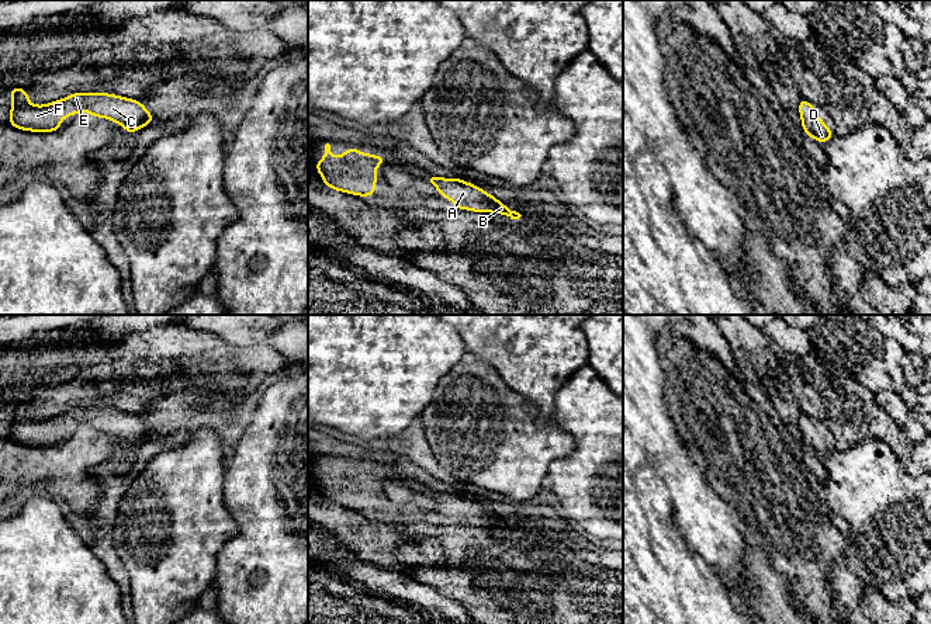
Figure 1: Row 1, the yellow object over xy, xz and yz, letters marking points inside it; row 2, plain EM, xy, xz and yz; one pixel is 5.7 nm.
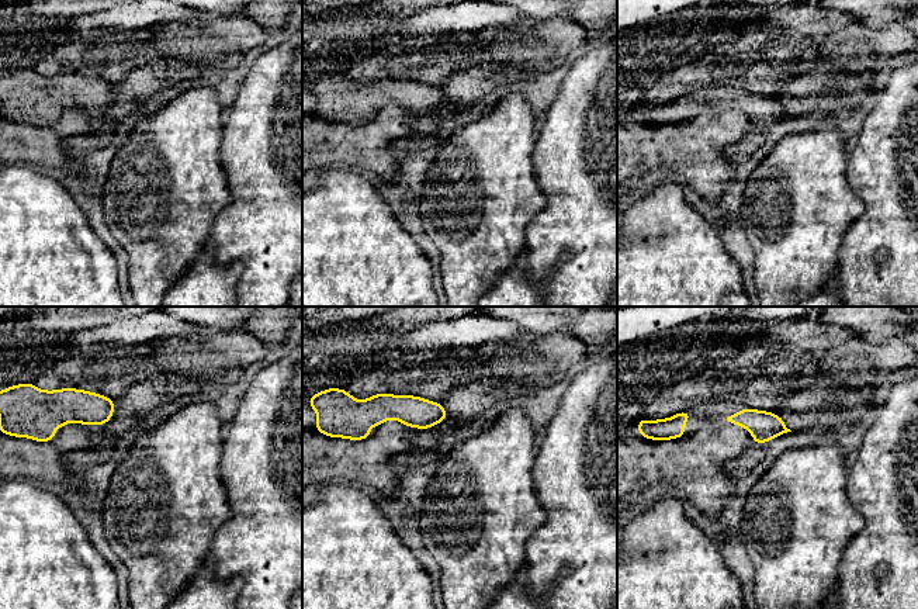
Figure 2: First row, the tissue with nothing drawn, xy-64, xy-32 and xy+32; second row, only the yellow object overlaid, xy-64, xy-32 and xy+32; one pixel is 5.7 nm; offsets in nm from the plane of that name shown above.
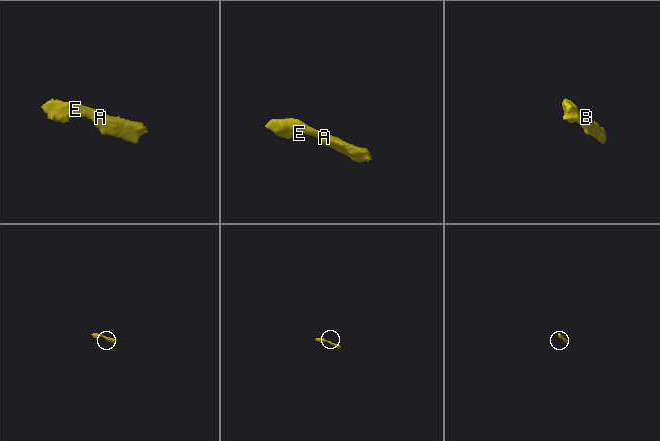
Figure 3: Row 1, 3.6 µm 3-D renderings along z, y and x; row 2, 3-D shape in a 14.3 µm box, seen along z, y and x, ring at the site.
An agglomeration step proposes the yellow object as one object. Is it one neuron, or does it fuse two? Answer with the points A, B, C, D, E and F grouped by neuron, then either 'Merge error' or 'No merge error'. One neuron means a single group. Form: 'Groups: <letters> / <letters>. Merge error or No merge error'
Groups: A B C D E F. No merge error

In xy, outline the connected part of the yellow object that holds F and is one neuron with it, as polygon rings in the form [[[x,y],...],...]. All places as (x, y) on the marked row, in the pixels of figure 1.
[[[20,87],[8,90],[8,94],[14,101],[10,108],[8,124],[21,131],[58,131],[63,118],[76,115],[79,111],[111,119],[124,126],[128,134],[136,132],[155,121],[155,117],[141,101],[107,93],[72,93],[66,98],[45,105],[31,104],[28,101],[30,91]]]

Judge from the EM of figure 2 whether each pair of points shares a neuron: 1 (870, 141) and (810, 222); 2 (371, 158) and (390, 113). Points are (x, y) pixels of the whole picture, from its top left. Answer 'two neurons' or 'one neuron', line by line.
1: two neurons
2: one neuron

